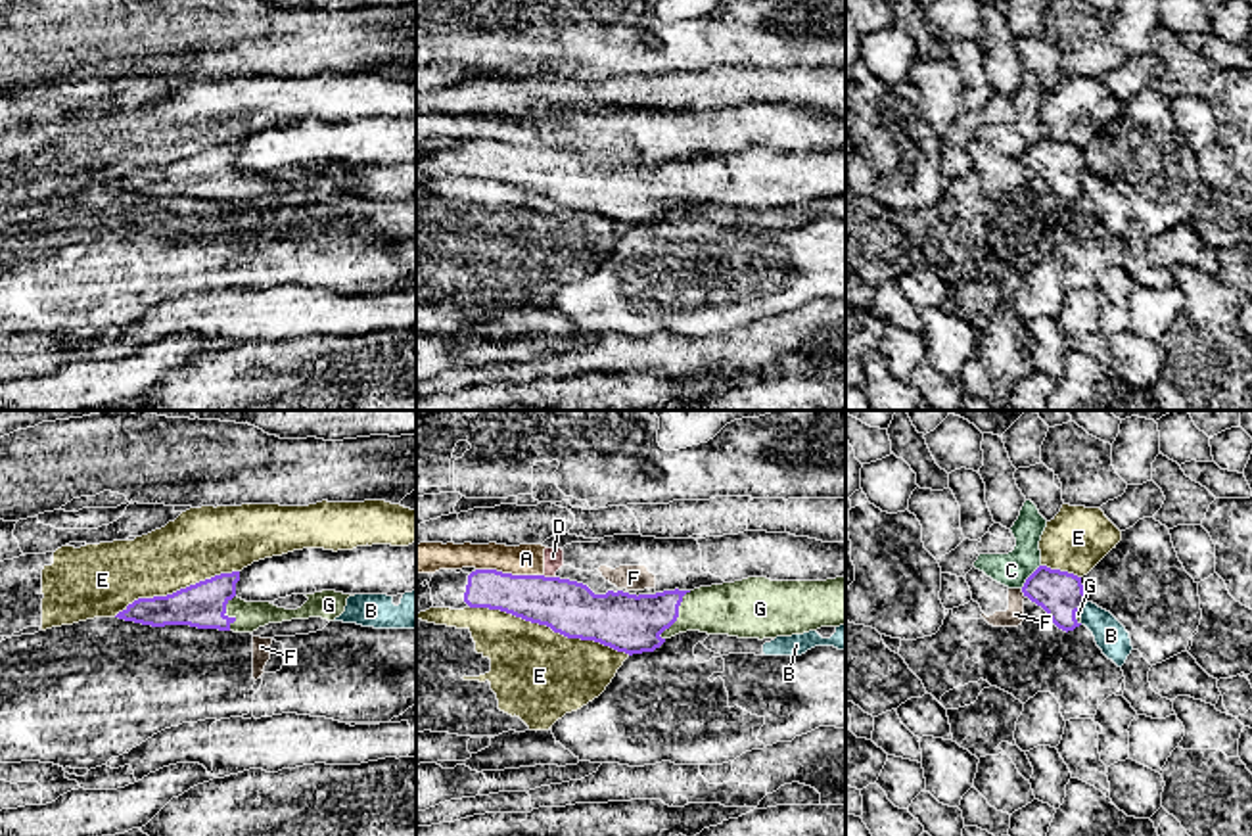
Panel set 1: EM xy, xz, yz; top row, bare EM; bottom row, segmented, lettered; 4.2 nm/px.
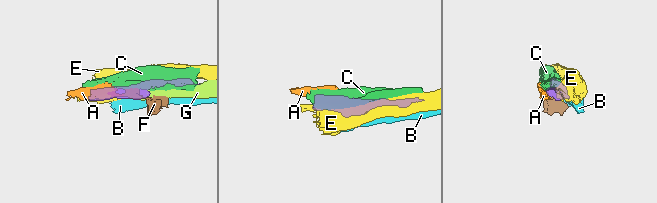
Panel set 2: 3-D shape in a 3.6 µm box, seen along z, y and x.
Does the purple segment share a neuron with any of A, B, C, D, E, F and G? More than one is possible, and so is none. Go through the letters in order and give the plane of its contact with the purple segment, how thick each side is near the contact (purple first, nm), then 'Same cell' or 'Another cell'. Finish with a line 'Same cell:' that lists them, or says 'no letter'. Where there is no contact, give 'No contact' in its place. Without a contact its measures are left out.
A: Touches purple in xz. Thickness 220 nm (purple) against 130 nm. Another cell
B: Touches purple in yz. Thickness 190 nm (purple) against 140 nm. Another cell
C: Touches purple in yz. Thickness 190 nm (purple) against 140 nm. Another cell
D: Touches purple in xz. Thickness 220 nm (purple) against 80 nm. Another cell
E: Touches purple in xz. Thickness 220 nm (purple) against 380 nm. Another cell
F: Touches purple in yz. Thickness 190 nm (purple) against 80 nm. Another cell
G: Touches purple in xz. Thickness 240 nm (purple) against 220 nm. Same cell
Same cell: G

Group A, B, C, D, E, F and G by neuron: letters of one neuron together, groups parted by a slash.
A D F / B / C / E / G

